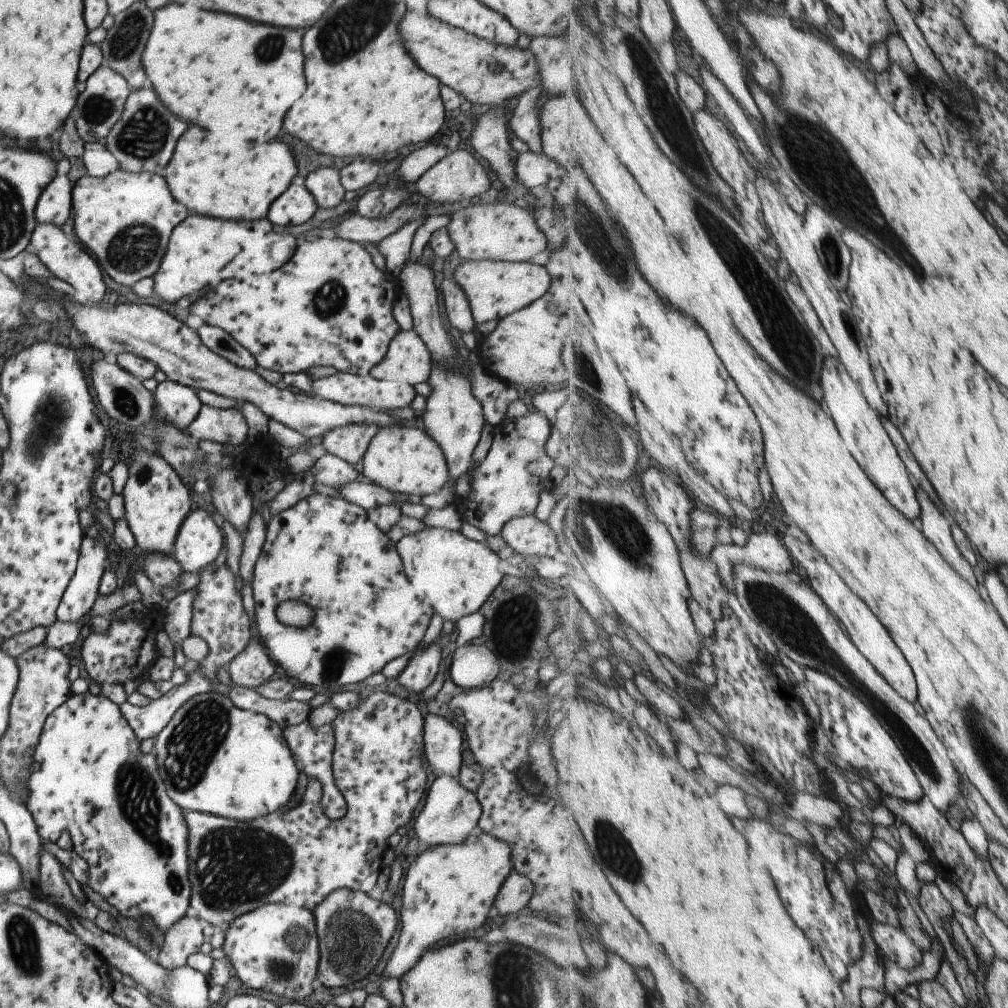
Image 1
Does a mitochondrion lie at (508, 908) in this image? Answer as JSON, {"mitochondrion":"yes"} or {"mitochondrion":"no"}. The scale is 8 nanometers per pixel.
{"mitochondrion":"no"}

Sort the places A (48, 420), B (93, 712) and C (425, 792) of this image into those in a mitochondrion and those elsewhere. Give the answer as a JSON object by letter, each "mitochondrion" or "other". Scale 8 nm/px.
{"A":"mitochondrion","B":"other","C":"other"}

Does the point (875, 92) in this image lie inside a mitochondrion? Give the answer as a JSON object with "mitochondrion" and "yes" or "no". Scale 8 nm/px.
{"mitochondrion":"no"}

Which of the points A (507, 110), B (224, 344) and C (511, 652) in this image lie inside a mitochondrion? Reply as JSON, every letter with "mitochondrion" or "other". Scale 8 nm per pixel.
{"A":"other","B":"other","C":"other"}

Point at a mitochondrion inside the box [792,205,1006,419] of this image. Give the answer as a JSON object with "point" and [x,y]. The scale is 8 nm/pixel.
{"point":[831,248]}

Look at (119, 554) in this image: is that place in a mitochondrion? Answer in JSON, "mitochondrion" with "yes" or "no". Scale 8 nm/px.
{"mitochondrion":"no"}

